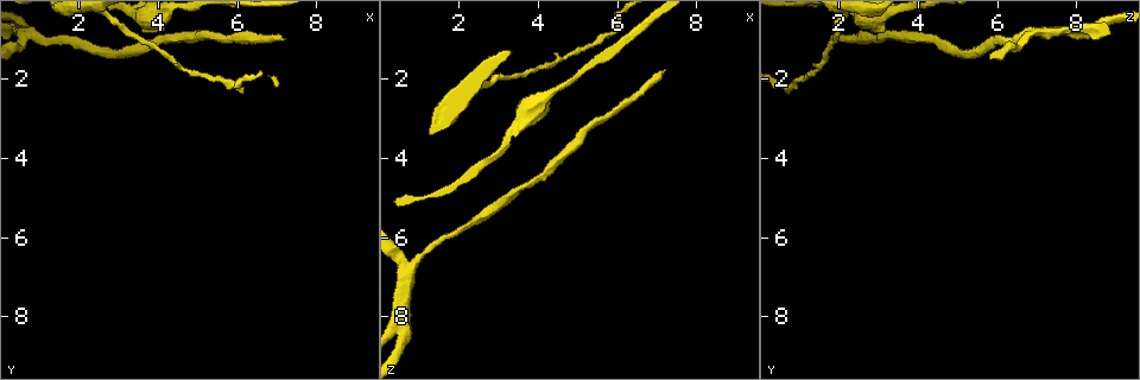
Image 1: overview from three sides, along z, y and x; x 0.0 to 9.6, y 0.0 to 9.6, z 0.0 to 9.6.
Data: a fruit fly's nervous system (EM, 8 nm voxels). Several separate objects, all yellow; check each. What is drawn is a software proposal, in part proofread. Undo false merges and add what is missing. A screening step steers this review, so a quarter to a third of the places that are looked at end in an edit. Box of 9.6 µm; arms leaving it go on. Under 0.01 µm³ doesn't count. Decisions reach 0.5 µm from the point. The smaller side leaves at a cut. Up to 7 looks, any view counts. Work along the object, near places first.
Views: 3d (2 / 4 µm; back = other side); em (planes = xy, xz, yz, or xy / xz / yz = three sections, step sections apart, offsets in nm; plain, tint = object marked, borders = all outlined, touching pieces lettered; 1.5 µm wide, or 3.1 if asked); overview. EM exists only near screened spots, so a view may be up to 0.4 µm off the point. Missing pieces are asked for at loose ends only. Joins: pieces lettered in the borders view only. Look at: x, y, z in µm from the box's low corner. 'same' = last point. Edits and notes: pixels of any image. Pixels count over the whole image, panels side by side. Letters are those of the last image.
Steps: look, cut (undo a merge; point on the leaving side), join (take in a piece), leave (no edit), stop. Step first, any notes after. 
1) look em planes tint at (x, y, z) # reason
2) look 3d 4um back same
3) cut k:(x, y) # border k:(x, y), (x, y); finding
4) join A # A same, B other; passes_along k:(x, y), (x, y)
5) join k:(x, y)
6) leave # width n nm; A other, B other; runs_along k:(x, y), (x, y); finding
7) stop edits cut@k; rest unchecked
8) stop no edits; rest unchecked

look em xz step 8 borders at (0.70, 0.85, 6.85) # three arms meet

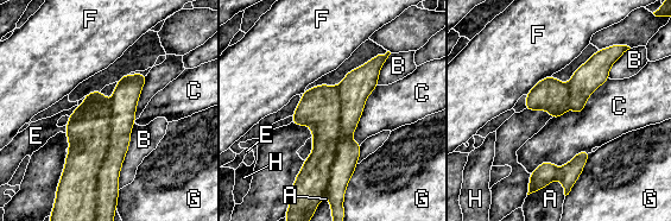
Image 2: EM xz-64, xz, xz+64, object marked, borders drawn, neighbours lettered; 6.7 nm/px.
cut 2:(88, 128) # width 220 nm; A other, B other, C other, E other, F other, G other, H other; border 2:(111, 103), (109, 143), (95, 196); two neurons meet here

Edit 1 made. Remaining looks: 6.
look em xz step 8 tint at (6.05, 2.30, 0.65) # sharp bend

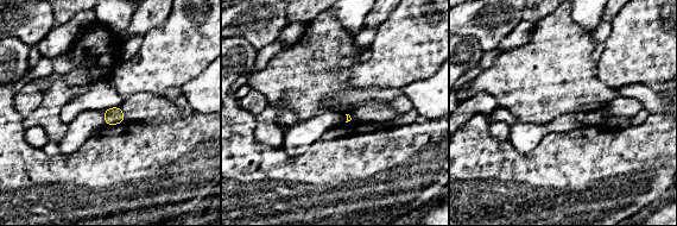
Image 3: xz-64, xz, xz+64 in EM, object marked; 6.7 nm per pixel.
look em planes borders same # another direction

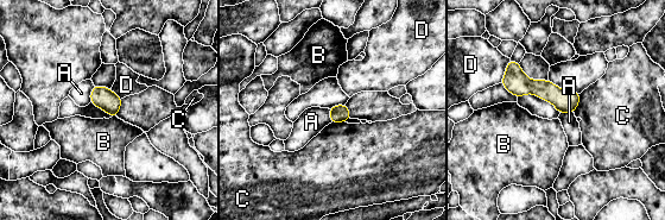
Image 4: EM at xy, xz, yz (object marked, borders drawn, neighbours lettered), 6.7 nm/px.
leave # A other, B other, C other, D other; runs_along 4:(511, 63), (529, 86), (572, 107); all the same neuron

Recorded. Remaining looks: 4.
look 3d 4um at (7.10, 0.95, 1.85) # an open end

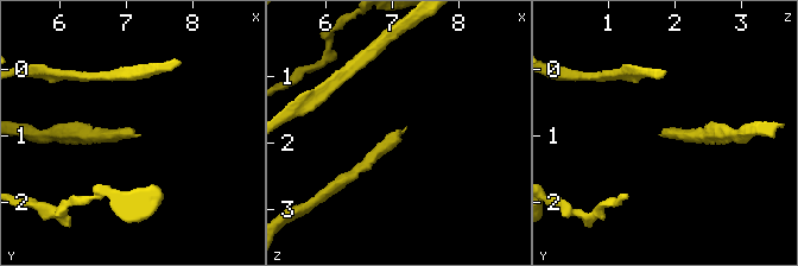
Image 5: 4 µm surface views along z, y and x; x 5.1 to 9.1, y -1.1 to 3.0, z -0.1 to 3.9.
look em planes tint at (7.15, 0.95, 1.85)

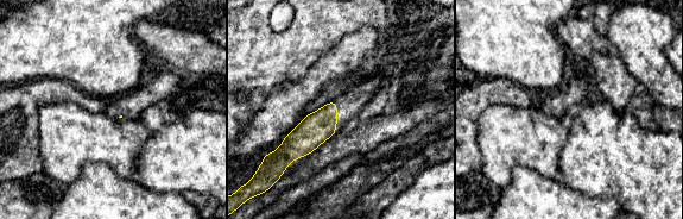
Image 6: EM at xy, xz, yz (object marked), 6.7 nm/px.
look em planes borders same

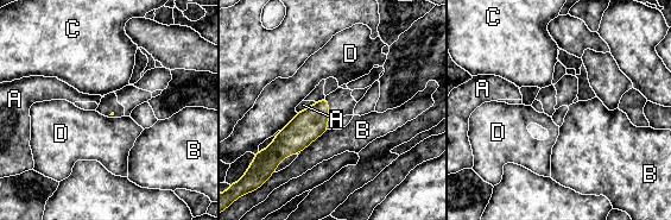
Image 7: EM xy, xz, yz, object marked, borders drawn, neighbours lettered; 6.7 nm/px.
leave # longest_contact B 240 nm; A other, B other, C other, D other; no lettered piece goes on from it

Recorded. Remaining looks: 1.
stop edits cut@2; rest unchecked

